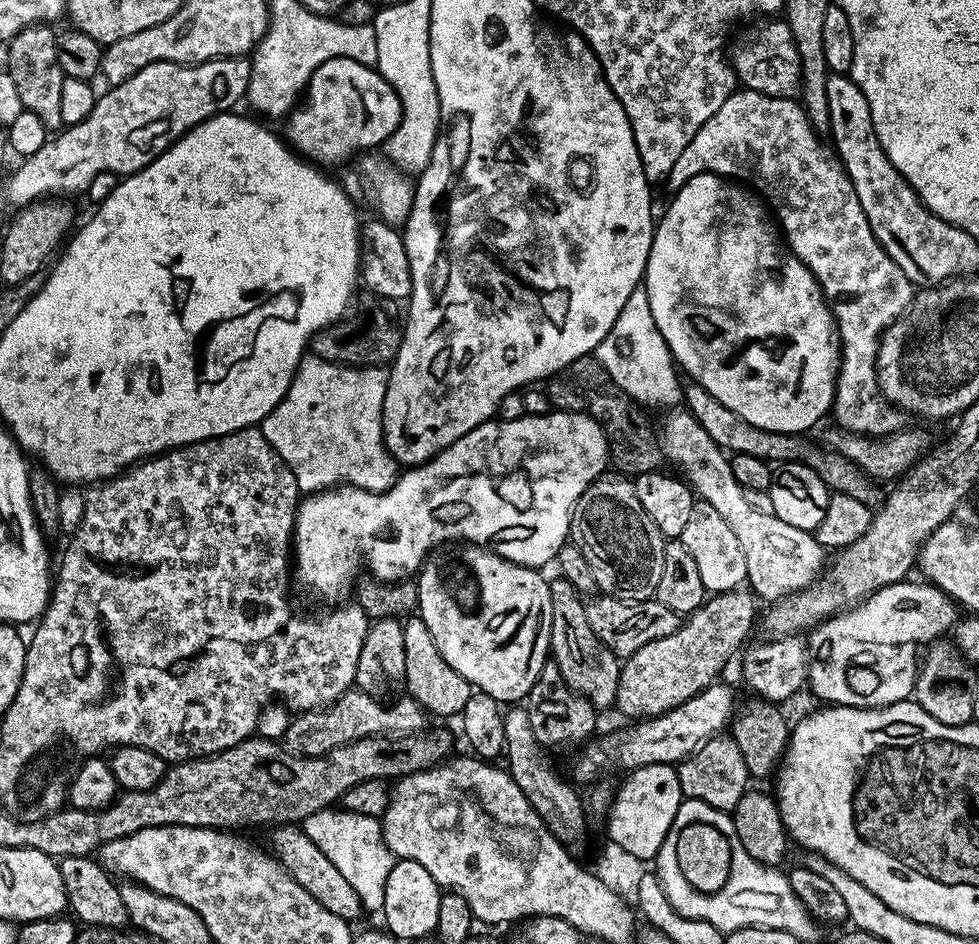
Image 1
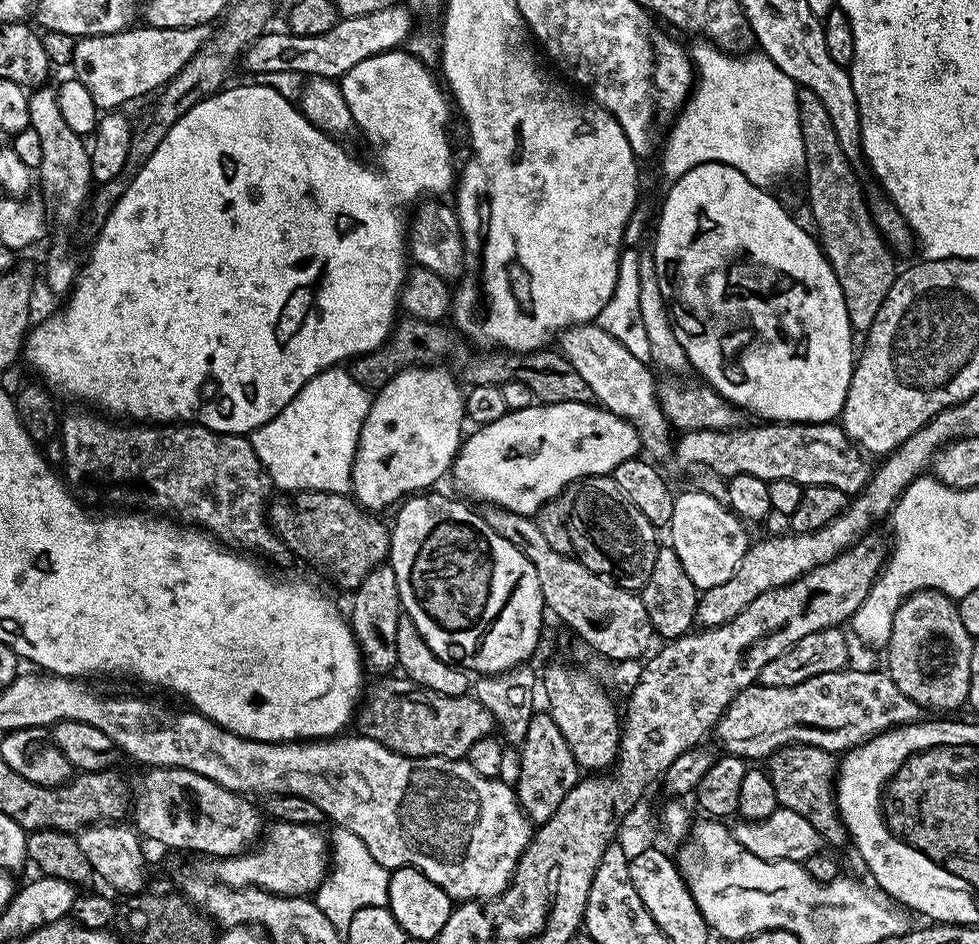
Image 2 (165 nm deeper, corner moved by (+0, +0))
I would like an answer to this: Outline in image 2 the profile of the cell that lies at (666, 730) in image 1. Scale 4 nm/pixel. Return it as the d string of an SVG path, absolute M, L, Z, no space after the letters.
M848 671L818 674L806 682L798 682L798 686L774 688L771 683L757 682L751 688L743 688L716 723L714 736L720 739L727 755L760 762L786 744L809 744L829 754L843 754L888 728L914 724L921 719L920 705L898 690L887 671Z

